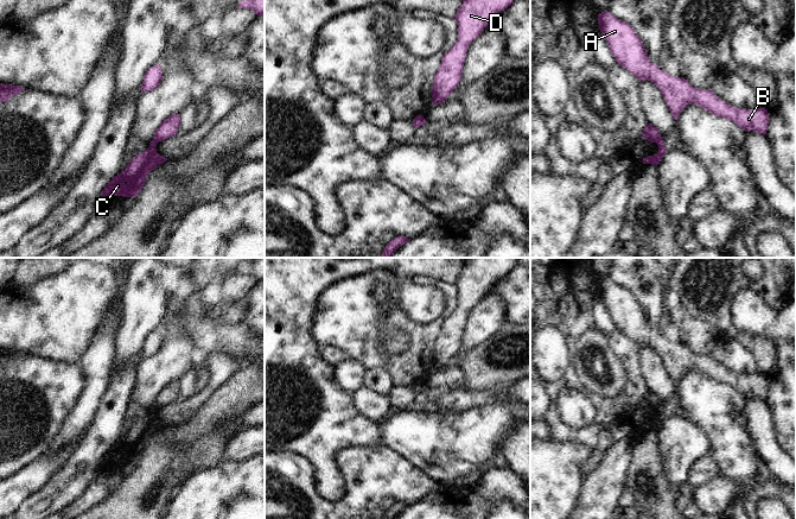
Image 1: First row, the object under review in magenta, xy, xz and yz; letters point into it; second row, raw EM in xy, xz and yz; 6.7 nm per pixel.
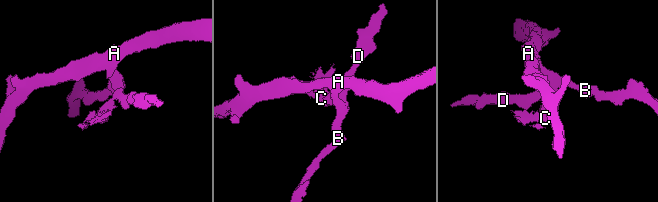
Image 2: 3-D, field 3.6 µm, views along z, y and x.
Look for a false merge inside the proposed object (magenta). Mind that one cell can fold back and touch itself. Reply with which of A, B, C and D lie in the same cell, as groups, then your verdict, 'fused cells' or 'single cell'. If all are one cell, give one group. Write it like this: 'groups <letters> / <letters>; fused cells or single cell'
groups A B D / C; fused cells

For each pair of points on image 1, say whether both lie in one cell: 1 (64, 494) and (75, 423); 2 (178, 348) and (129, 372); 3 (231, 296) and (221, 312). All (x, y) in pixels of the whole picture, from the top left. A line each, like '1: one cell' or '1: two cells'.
1: two cells
2: two cells
3: two cells

